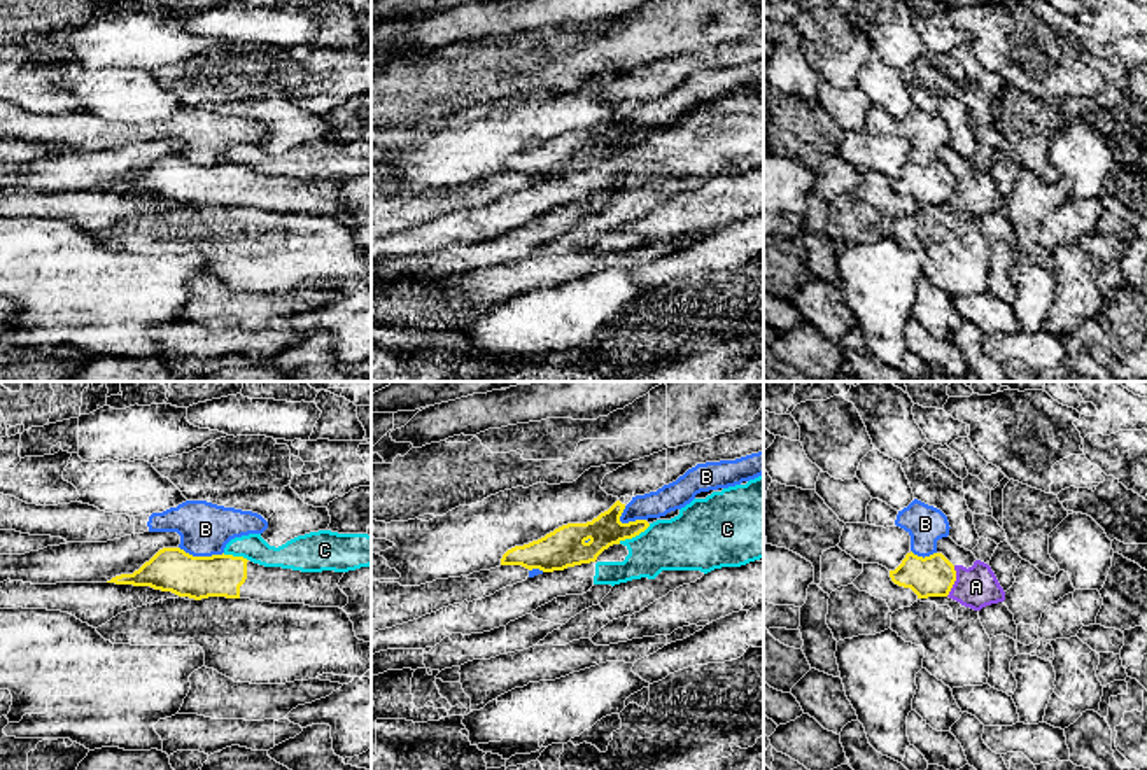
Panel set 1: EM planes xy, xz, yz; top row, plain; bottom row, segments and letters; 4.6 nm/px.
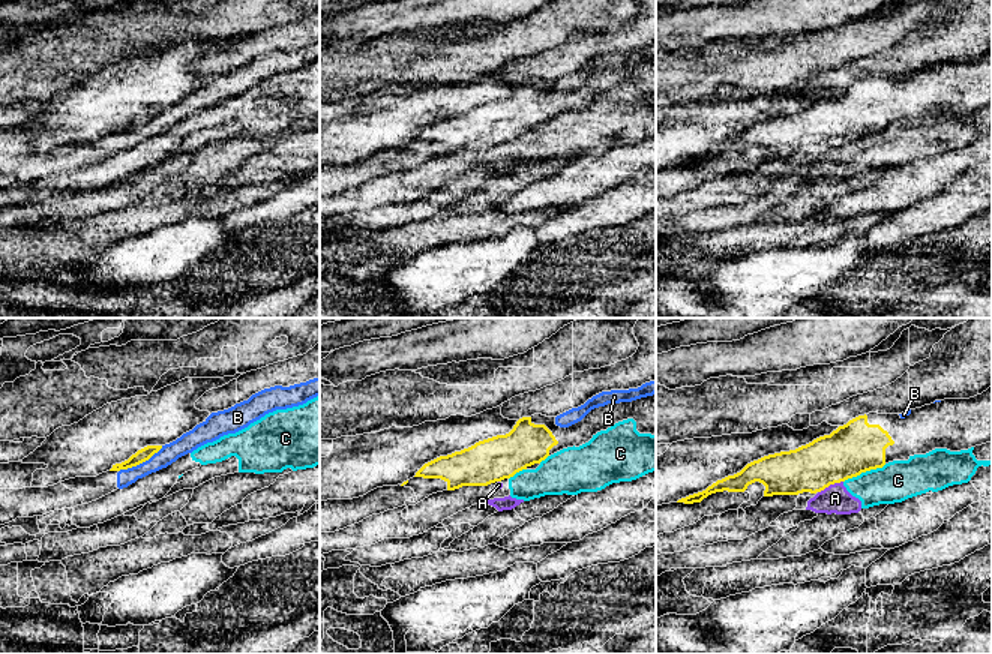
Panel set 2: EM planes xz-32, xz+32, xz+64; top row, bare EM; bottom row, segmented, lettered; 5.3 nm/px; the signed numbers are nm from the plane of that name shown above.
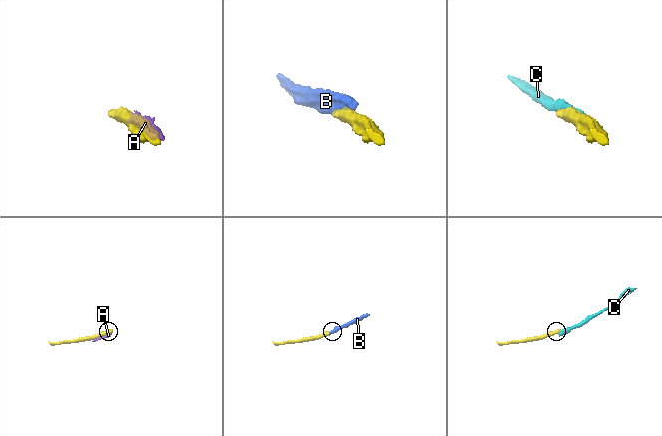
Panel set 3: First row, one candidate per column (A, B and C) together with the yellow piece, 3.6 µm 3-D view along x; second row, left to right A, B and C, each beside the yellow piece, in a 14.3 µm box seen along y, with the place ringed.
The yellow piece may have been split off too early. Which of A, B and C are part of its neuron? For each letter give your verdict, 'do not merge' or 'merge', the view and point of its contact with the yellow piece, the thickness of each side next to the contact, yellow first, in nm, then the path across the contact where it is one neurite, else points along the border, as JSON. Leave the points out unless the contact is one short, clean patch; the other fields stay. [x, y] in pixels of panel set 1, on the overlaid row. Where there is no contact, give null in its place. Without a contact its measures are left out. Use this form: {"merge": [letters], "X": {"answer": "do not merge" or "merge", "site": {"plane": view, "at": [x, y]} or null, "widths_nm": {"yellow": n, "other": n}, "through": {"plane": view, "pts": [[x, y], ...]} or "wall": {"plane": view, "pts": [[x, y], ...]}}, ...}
{"merge": [], "A": {"answer": "do not merge", "site": {"plane": "yz", "at": [955, 580]}, "widths_nm": {"yellow": 190, "other": 190}}, "B": {"answer": "do not merge", "site": {"plane": "xy", "at": [202, 557]}, "widths_nm": {"yellow": 200, "other": 240}}, "C": {"answer": "do not merge", "site": {"plane": "xz", "at": [634, 536]}, "widths_nm": {"yellow": 150, "other": 260}, "wall": {"plane": "xz", "pts": [[650, 524], [619, 543]]}}}

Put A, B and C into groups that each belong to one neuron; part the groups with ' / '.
A C / B

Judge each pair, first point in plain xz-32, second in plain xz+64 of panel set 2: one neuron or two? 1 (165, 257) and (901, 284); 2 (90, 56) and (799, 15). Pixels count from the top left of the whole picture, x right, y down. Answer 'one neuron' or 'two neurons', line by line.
1: two neurons
2: two neurons

